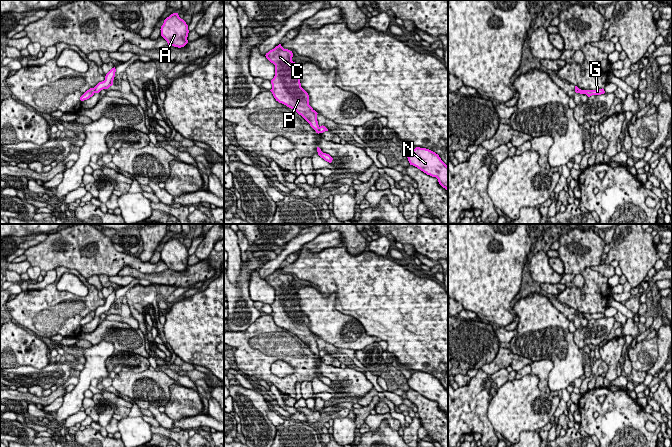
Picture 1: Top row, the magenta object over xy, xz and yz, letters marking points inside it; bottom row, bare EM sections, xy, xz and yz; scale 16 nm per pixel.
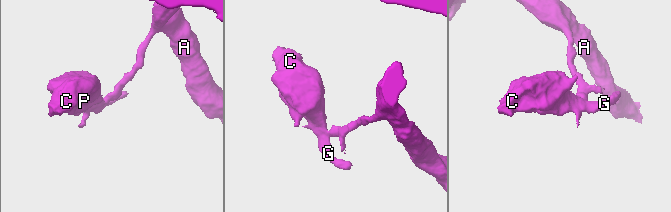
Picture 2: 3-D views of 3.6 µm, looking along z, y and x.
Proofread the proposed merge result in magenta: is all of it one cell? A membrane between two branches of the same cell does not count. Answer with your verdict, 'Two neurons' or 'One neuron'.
Two neurons

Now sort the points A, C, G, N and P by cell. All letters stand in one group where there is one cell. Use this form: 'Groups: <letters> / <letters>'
Groups: A N / C G P

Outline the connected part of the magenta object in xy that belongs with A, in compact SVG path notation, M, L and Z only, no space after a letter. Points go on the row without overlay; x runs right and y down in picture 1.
M173 237L167 241L160 254L161 260L168 269L181 272L188 267L188 249L179 241L178 237Z

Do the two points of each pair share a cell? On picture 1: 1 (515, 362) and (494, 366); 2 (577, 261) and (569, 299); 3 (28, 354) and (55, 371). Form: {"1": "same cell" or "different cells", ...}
{"1": "same cell", "2": "different cells", "3": "different cells"}

